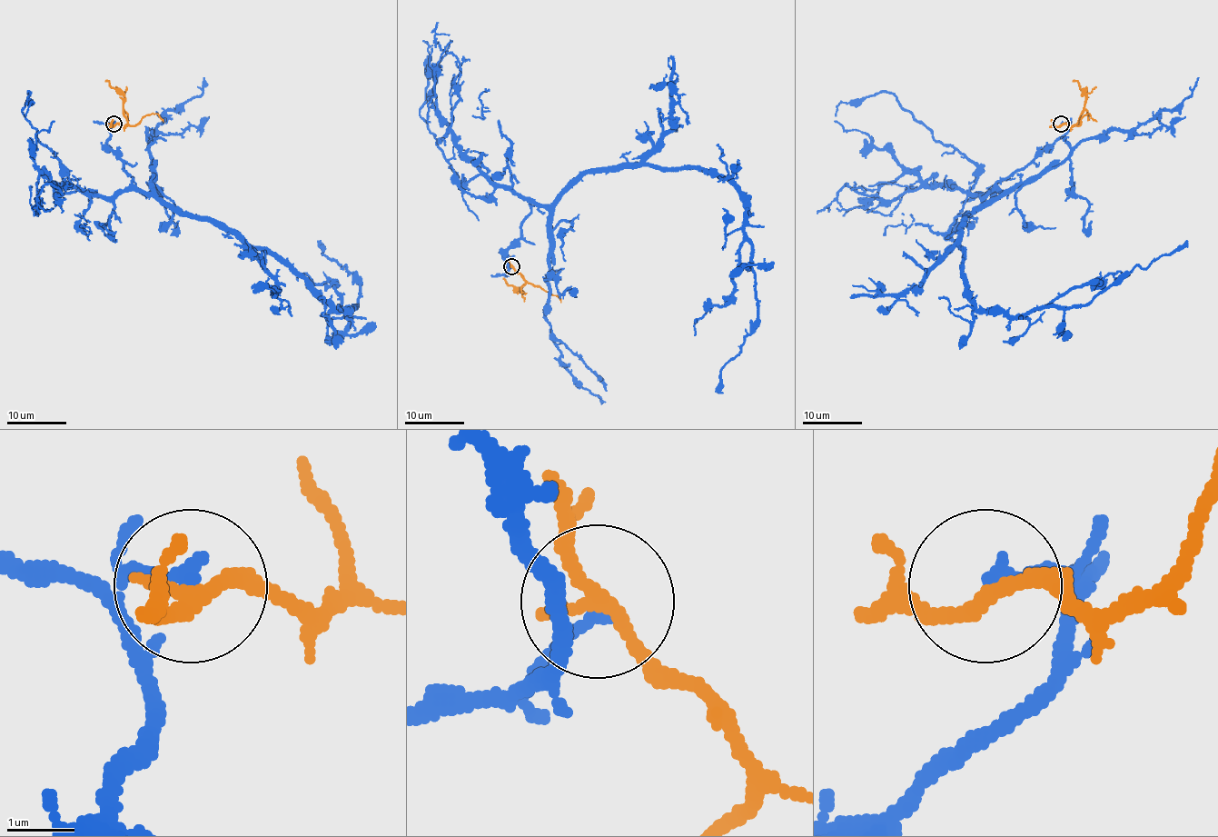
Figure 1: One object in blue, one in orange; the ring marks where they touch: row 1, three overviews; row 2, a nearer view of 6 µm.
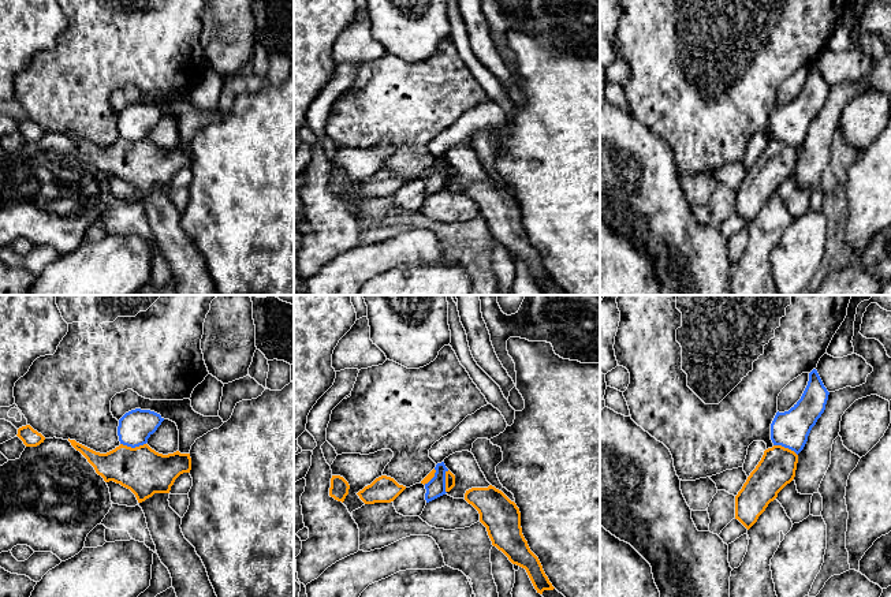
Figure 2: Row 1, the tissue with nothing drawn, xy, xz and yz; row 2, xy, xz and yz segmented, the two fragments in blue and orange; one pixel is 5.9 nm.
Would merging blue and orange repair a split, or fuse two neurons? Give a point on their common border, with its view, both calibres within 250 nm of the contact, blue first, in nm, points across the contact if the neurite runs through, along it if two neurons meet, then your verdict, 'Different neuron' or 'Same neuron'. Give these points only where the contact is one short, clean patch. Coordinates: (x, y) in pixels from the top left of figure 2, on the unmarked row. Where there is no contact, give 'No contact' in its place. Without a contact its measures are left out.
Touches blue at xy (133, 141). Thickness 200 nm (blue) against 280 nm. Boundary: xy (120, 137), (129, 141), (145, 138). Different neuron

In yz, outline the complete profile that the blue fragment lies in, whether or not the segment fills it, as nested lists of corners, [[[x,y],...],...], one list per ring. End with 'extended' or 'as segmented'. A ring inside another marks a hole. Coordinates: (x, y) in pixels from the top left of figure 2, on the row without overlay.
[[[813,63],[801,93],[789,105],[776,107],[771,117],[773,139],[782,139],[798,149],[804,143],[812,122],[824,107],[828,89],[817,64]]]; as segmented

